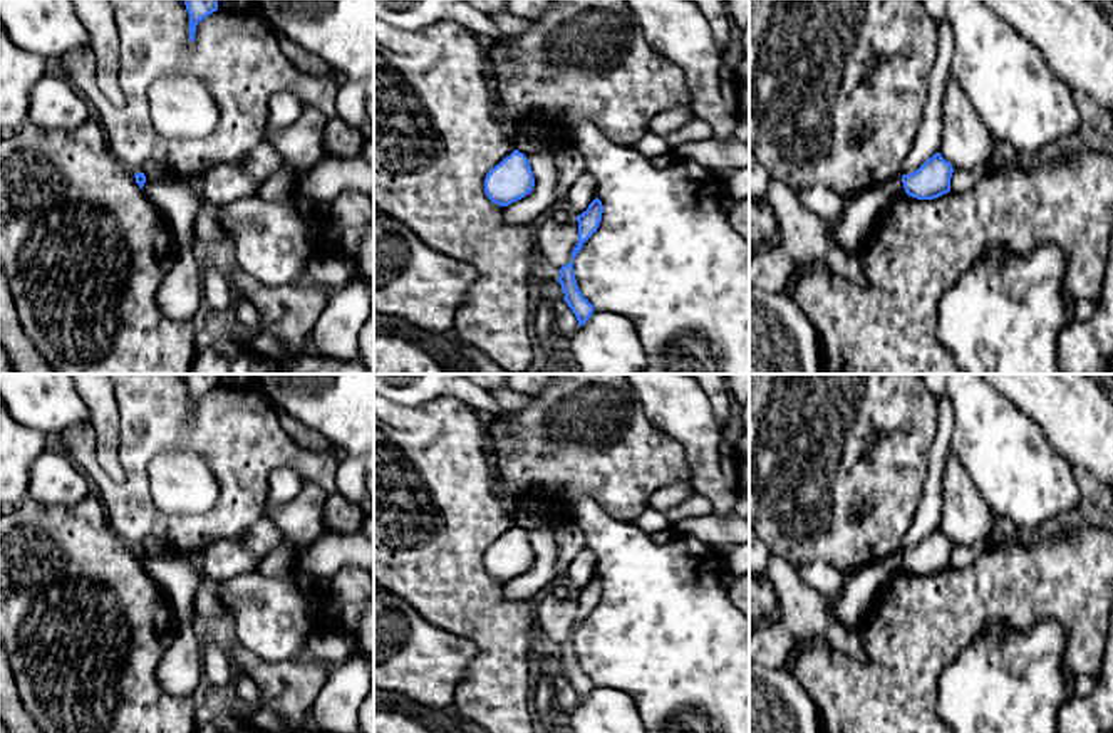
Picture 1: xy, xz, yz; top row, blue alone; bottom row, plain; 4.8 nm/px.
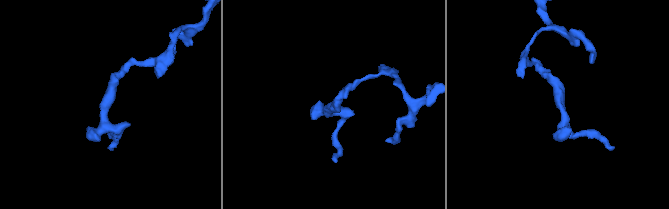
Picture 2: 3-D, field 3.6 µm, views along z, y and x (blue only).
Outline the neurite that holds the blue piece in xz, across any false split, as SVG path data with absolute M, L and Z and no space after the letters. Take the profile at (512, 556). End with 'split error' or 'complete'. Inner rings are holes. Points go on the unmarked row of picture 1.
M518 525L491 543L484 554L486 572L500 582L508 582L525 574L531 569L533 562L531 542Z; complete

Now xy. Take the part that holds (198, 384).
M186 374L186 386L189 389L189 416L194 416L196 401L218 386L218 374Z; complete

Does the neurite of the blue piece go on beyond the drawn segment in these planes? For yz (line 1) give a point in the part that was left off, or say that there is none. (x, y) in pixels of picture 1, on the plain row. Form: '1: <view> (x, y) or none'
1: none

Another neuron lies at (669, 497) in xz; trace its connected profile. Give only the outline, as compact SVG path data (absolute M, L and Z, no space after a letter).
M672 483L662 486L649 498L649 510L655 510L665 515L669 510L679 507L692 495L694 488L687 483Z

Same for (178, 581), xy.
M173 554L148 555L142 569L164 594L179 626L189 626L196 617L194 594L203 584L199 574L181 557Z

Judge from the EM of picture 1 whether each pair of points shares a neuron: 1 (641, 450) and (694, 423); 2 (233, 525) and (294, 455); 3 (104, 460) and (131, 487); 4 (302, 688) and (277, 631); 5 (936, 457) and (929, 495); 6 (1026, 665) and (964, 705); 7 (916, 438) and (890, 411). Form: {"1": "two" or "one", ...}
{"1": "two", "2": "one", "3": "two", "4": "two", "5": "one", "6": "one", "7": "one"}

